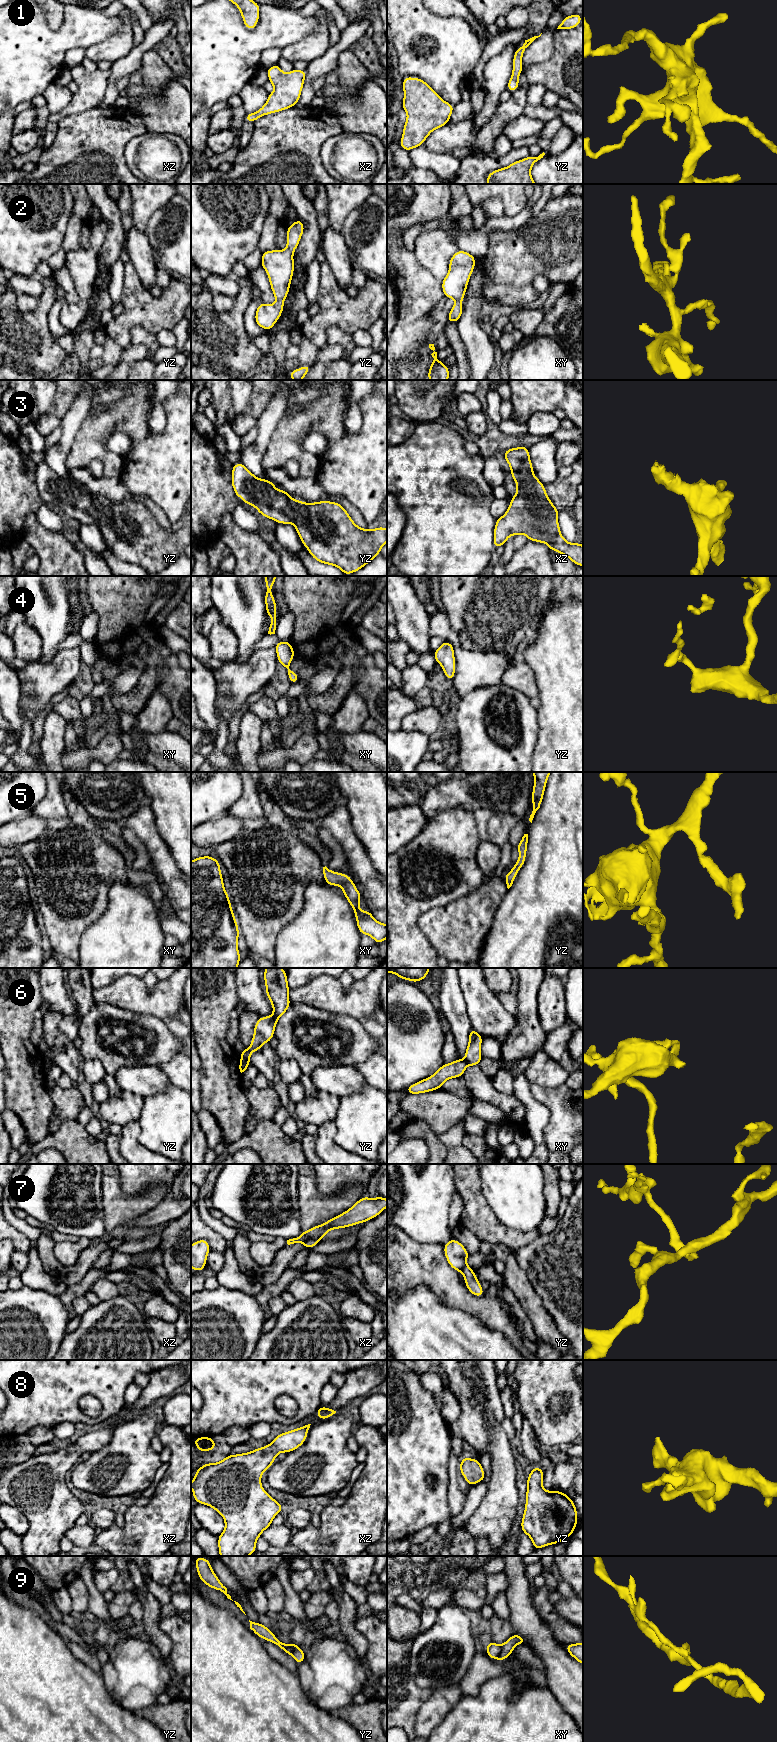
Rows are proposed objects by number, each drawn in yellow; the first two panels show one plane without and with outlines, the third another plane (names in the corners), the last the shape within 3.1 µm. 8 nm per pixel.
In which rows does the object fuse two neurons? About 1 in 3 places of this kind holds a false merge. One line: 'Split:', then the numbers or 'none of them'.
Split: 6, 7, 9

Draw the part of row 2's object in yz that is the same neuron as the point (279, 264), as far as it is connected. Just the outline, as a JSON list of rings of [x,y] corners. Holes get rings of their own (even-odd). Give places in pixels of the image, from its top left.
[[[297,219],[287,228],[287,248],[285,250],[262,252],[261,266],[267,272],[276,303],[268,305],[261,302],[255,313],[255,322],[267,331],[273,328],[283,312],[283,302],[288,296],[294,272],[293,253],[301,240],[304,229],[303,222]]]

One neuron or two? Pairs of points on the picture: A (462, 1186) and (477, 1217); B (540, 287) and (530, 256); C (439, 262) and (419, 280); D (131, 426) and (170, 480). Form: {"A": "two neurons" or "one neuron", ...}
{"A": "one neuron", "B": "two neurons", "C": "two neurons", "D": "two neurons"}

